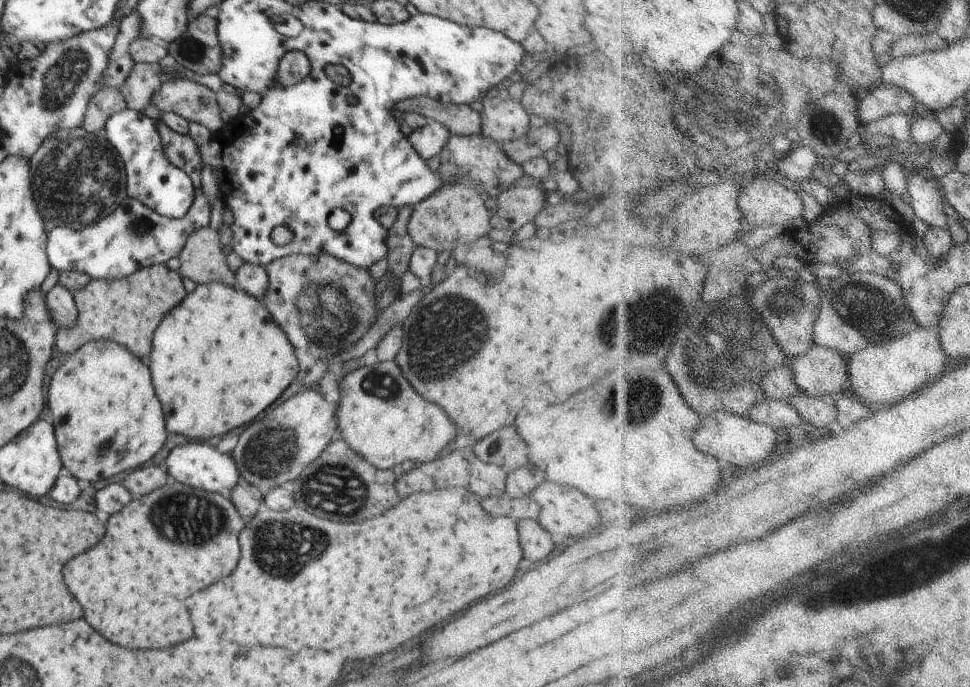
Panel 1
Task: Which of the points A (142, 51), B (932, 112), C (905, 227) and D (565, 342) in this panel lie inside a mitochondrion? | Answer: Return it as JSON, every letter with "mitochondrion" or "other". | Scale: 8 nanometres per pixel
{"A":"other","B":"other","C":"other","D":"other"}

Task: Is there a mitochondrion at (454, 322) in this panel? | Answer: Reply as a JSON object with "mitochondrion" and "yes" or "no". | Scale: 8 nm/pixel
{"mitochondrion":"yes"}

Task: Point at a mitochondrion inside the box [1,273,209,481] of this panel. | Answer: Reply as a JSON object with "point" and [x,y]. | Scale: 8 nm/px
{"point":[104,448]}

